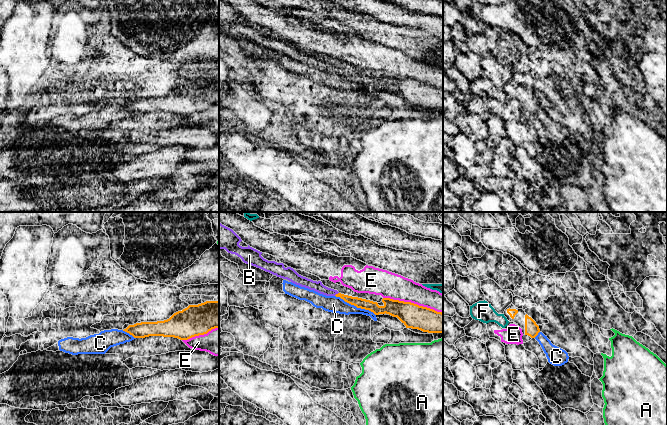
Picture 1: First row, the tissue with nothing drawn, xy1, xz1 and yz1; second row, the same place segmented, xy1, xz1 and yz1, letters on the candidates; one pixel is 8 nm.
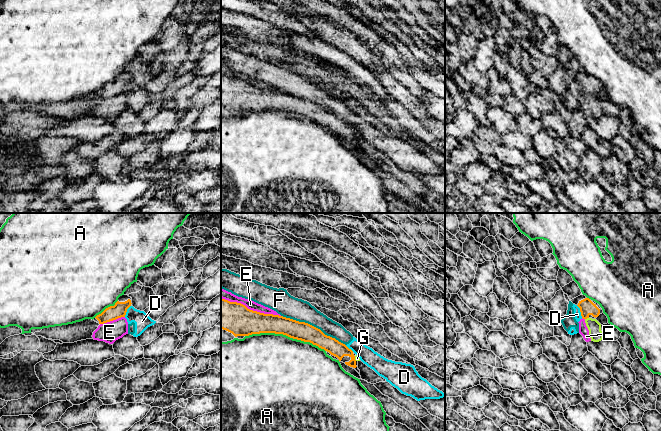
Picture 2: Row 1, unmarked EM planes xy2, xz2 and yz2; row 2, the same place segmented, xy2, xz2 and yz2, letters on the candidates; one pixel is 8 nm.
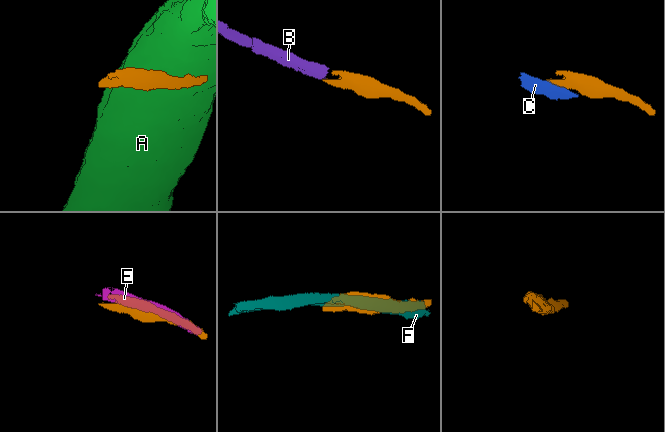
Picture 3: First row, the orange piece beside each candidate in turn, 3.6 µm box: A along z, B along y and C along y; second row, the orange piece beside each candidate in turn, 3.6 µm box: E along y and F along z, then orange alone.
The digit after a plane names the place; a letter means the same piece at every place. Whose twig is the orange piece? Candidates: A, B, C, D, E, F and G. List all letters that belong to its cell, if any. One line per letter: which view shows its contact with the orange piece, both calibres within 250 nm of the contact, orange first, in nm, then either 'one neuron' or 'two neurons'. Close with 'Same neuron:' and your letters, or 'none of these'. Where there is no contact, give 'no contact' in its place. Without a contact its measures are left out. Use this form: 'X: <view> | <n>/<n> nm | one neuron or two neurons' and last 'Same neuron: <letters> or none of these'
A: xz2 | 170/480 nm | two neurons
B: xz1 | 80/80 nm | one neuron
C: xz1 | 80/130 nm | two neurons
D: yz2 | 120/60 nm | two neurons
E: xz1 | 190/200 nm | two neurons
F: xz2 | 150/180 nm | two neurons
G: yz2 | 120/110 nm | two neurons
Same neuron: B

